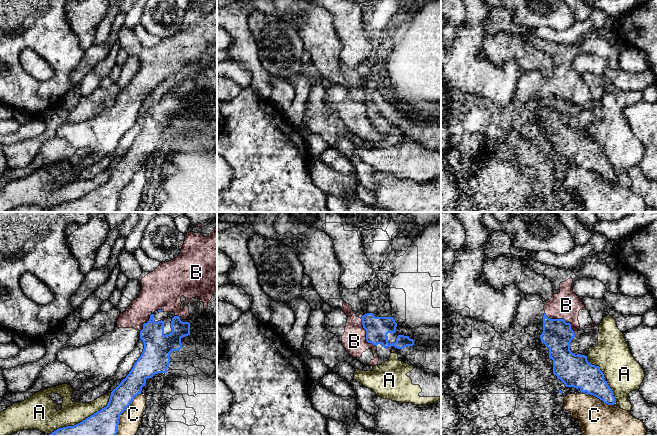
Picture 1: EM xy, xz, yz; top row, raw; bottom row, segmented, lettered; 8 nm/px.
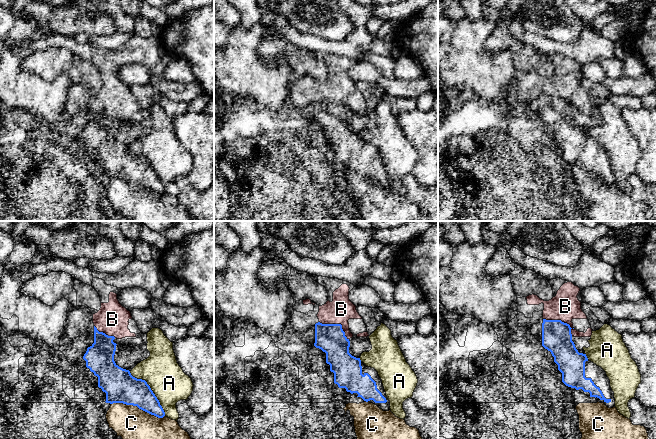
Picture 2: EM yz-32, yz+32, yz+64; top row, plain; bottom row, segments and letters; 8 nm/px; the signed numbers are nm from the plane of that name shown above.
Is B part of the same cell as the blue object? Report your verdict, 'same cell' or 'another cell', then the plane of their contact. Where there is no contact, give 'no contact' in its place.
another cell; meets blue in yz

